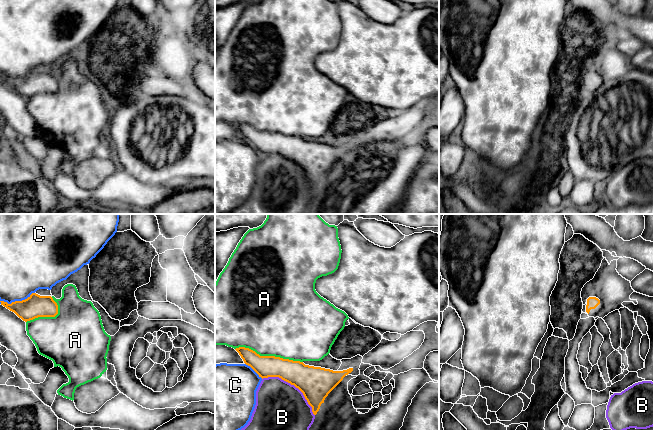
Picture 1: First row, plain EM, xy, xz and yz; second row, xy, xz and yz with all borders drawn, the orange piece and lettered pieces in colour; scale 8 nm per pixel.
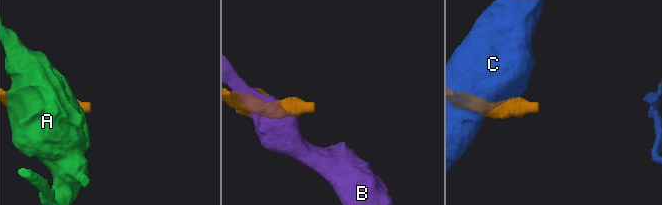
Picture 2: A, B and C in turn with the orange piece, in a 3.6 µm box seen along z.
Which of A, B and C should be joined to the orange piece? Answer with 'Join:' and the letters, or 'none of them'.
Join: none of them

